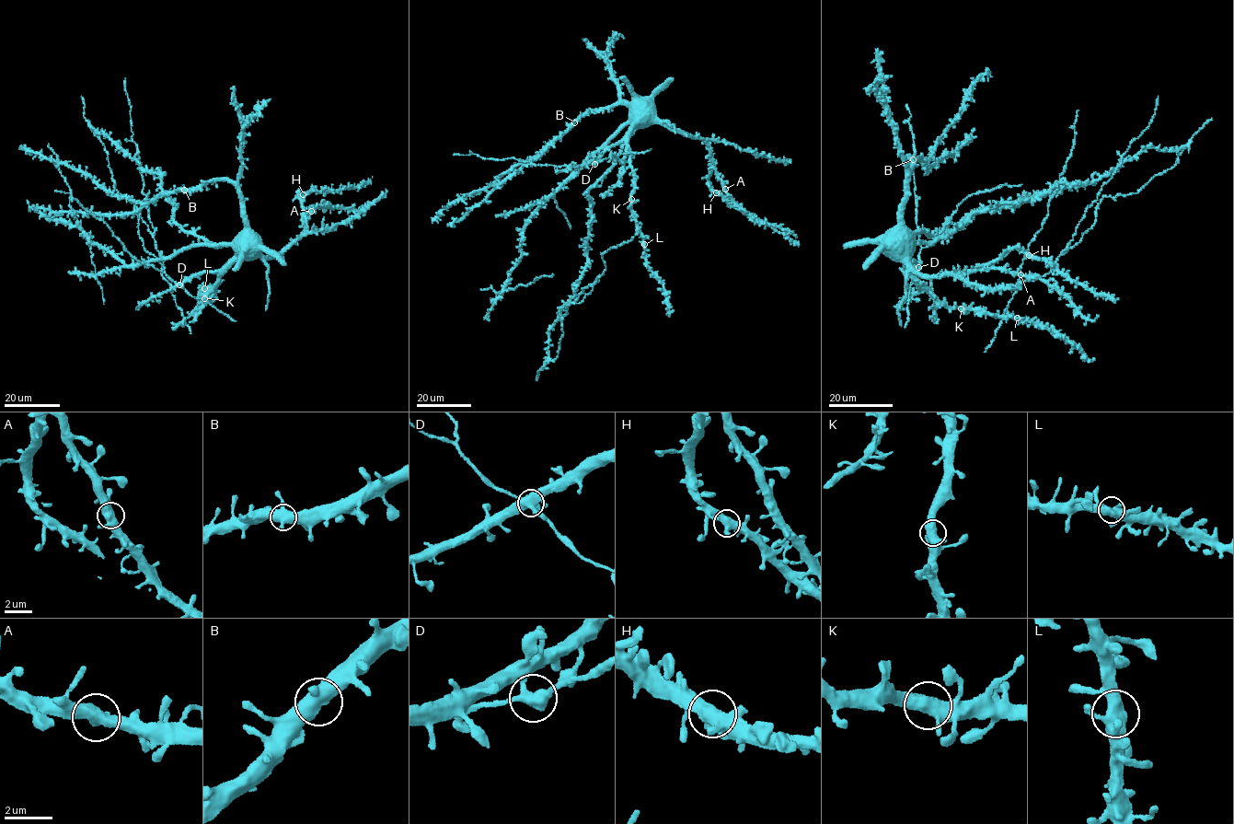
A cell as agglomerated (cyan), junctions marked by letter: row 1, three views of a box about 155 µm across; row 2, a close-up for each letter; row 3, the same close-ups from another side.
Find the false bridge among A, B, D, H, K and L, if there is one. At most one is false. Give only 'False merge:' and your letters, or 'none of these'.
False merge: none of these

